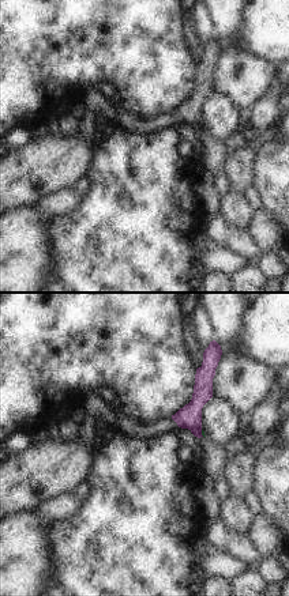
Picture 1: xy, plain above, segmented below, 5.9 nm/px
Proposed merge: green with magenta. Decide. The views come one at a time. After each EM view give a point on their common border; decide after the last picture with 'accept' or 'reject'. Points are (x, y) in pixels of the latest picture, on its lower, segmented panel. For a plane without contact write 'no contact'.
meets green at (202, 433)

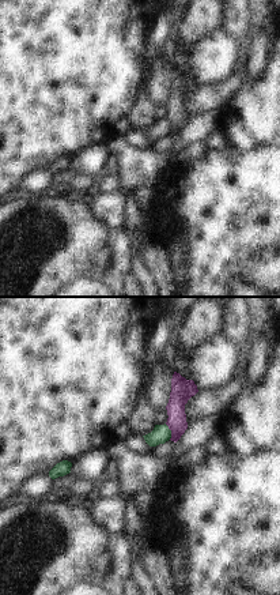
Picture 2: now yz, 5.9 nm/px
meets green at (170, 432)

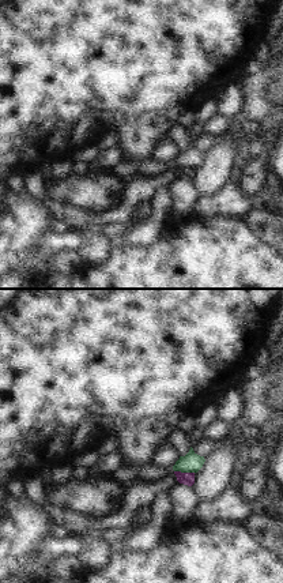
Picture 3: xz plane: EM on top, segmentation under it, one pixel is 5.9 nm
meets green at (184, 471)

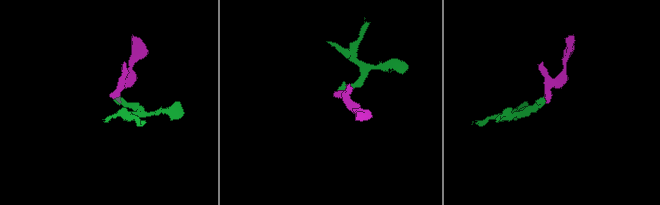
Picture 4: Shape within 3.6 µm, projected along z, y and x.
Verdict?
reject

